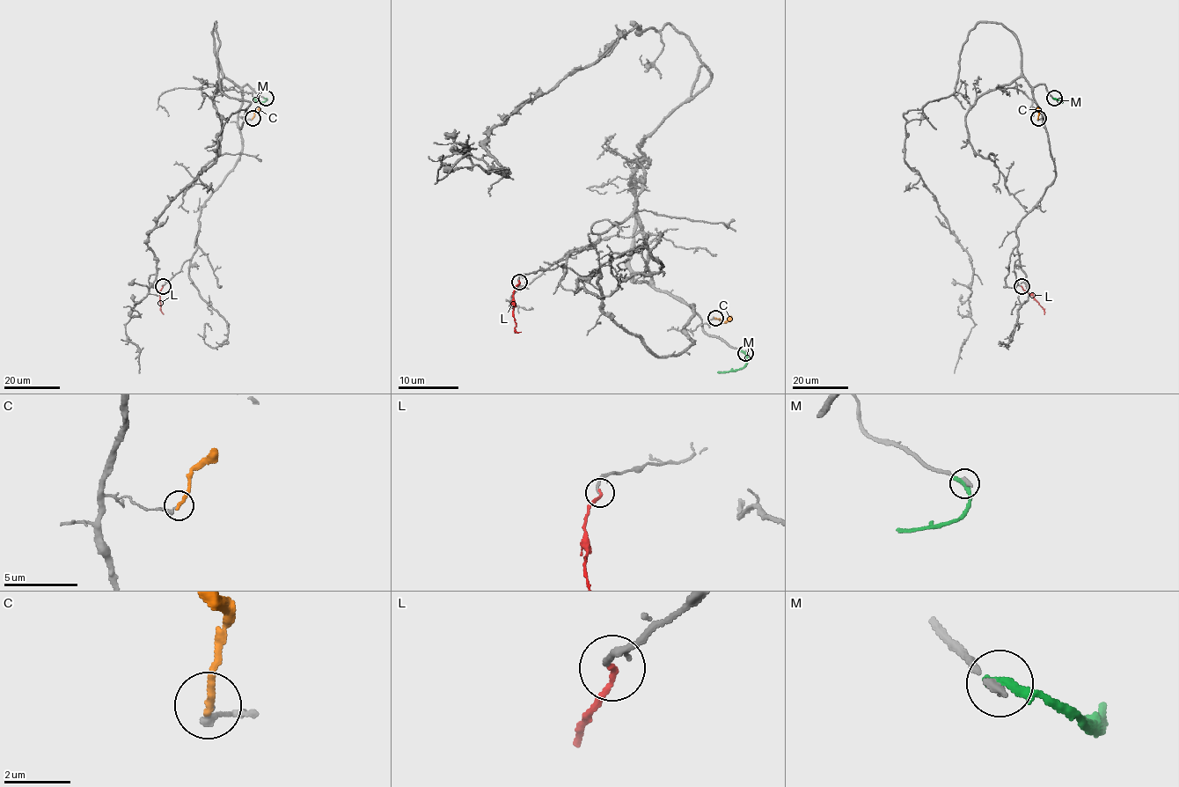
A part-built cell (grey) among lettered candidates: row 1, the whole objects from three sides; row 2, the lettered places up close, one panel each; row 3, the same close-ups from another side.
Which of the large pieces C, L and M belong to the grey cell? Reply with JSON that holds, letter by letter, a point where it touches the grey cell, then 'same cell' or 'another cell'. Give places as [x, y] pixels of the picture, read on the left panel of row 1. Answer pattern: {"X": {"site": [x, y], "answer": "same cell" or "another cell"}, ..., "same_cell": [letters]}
{"C": {"site": [252, 118], "answer": "another cell"}, "L": {"site": [163, 286], "answer": "same cell"}, "M": {"site": [266, 98], "answer": "another cell"}, "same_cell": ["L"]}

